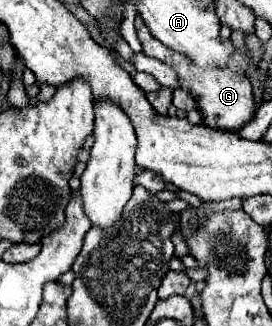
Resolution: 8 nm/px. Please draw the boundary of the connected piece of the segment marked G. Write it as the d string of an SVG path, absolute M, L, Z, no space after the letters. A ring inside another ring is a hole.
M137 16L135 20L135 28L137 28L137 36L143 44L143 52L151 58L157 58L165 64L169 64L181 80L181 90L187 90L195 96L197 100L197 108L203 114L203 124L209 128L221 128L221 130L237 130L241 126L245 126L253 116L255 116L255 102L253 102L253 92L251 92L251 82L241 76L241 72L233 72L229 68L213 68L213 70L203 70L197 64L193 64L185 54L173 52L171 48L167 48L165 44L161 44L157 38L151 36L149 28L145 26L145 22L141 20L141 16Z

